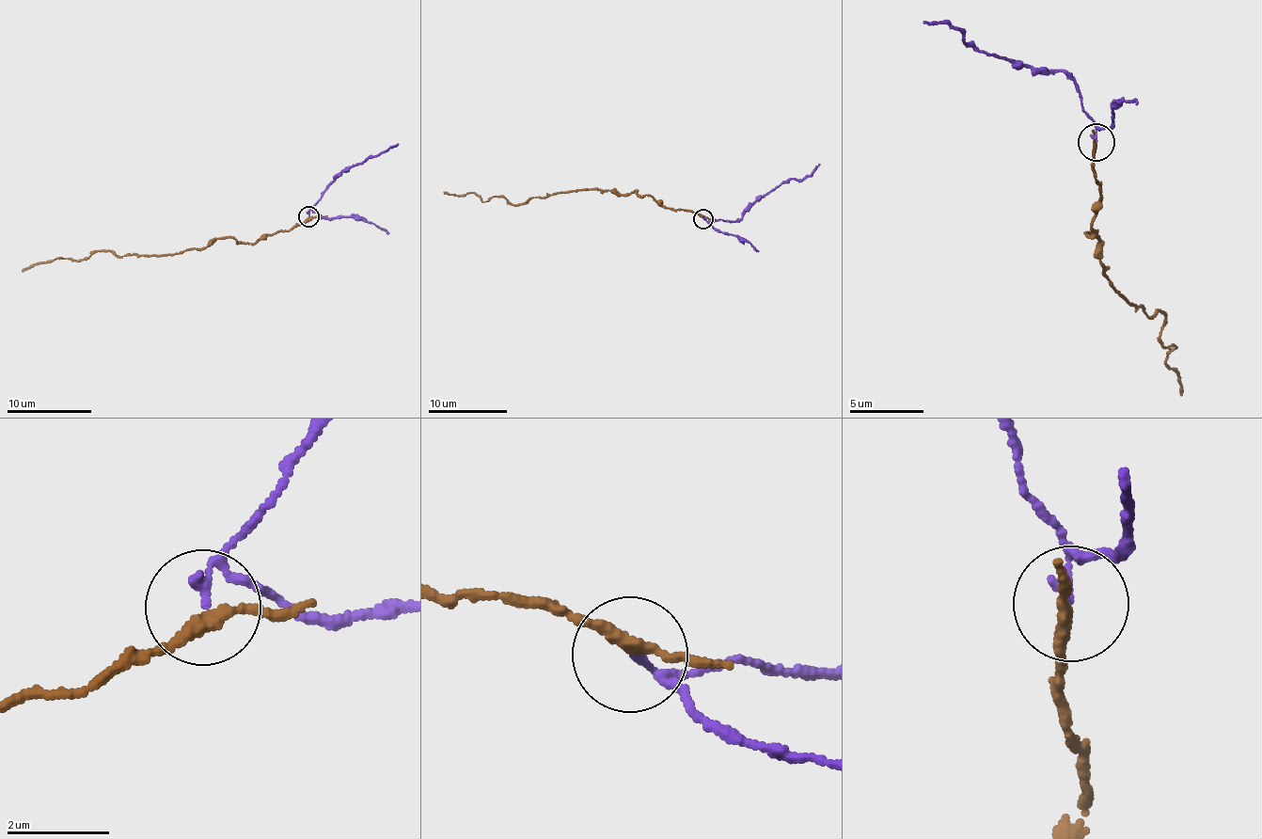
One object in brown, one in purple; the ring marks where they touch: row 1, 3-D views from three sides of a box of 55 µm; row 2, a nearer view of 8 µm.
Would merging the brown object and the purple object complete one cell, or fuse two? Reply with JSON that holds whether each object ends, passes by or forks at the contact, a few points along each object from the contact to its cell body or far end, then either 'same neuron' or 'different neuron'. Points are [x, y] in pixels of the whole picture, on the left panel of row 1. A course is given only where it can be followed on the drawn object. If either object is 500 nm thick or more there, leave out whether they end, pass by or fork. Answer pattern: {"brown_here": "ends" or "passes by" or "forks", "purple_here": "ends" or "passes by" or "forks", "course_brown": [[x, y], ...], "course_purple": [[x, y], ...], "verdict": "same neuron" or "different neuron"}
{"brown_here": "passes by", "purple_here": "passes by", "course_brown": [[308, 218], [254, 243], [214, 238], [206, 246], [147, 258], [98, 251], [83, 260], [32, 263], [22, 272]], "course_purple": [[308, 215], [308, 210], [333, 180], [398, 145]], "verdict": "different neuron"}

